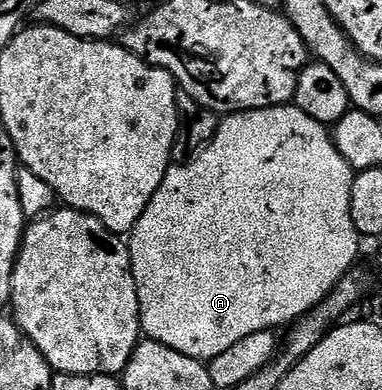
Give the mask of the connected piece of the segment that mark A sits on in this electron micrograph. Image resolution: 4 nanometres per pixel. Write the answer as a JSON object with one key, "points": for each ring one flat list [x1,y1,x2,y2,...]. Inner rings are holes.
{"points":[[295,105,267,107,253,111,233,111,221,118,216,136,204,146,203,151,179,165,169,167,158,193,150,197,150,205,130,232,128,252,132,262,132,276,138,289,140,306,140,330,155,343,166,345,186,357,207,361,218,357,225,349,231,349,237,341,250,337,250,333,276,331,287,328,298,319,303,319,349,274,360,255,362,237,356,232,354,217,350,213,350,193,354,172,352,166,338,153,332,131,325,124,314,121]]}

